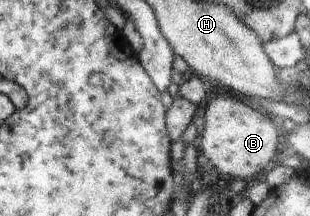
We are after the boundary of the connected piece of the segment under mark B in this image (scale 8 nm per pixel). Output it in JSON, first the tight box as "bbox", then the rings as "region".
{"bbox":[201,93,282,182],"region":[[[222,93],[212,98],[204,112],[205,128],[201,134],[201,149],[218,173],[233,175],[253,182],[273,161],[282,131],[277,121],[271,121],[262,110],[255,110],[243,101]]]}

